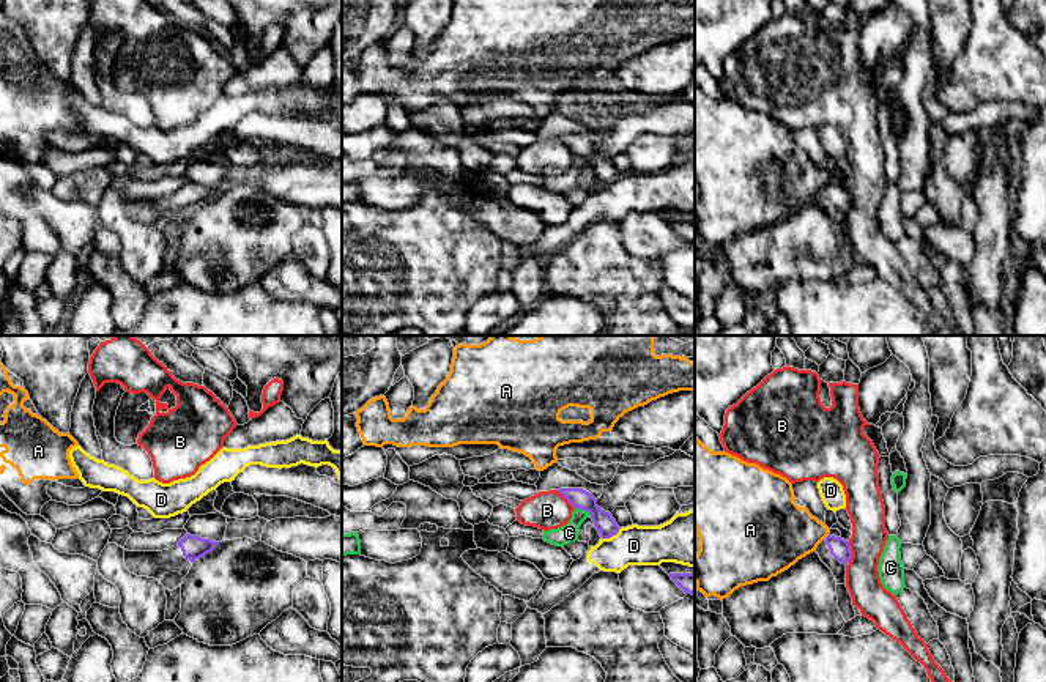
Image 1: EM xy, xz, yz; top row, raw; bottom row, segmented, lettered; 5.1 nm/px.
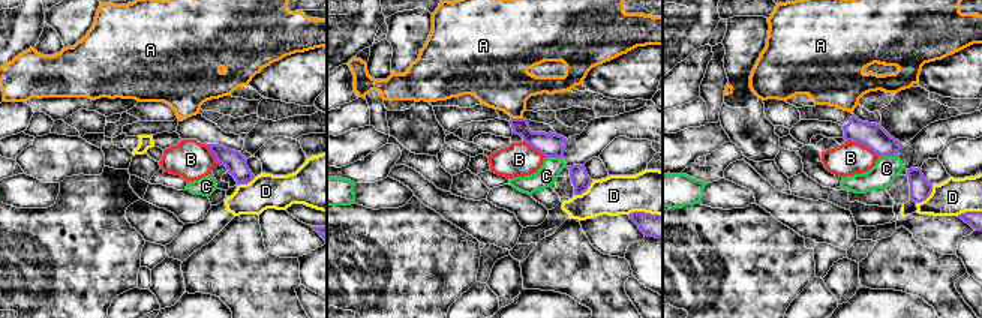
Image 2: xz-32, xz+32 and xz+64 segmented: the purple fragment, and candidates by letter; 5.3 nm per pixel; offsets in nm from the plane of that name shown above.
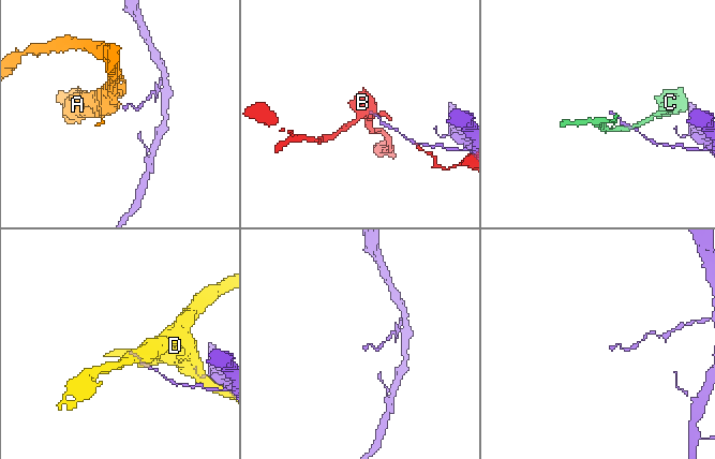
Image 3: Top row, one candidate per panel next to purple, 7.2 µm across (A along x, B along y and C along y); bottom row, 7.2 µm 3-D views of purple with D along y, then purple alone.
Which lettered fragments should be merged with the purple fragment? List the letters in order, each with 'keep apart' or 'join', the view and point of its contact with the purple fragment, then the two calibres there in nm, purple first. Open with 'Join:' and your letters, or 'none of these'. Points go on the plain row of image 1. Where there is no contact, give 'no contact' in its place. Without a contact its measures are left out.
Join: none of these
A: keep apart; contact yz (827, 183); calibres 110 and 340 nm
B: keep apart; contact yz (851, 199); calibres 110 and 190 nm
C: keep apart; contact xz (583, 156); calibres 110 and 100 nm
D: keep apart; contact xz (612, 183); calibres 110 and 200 nm

